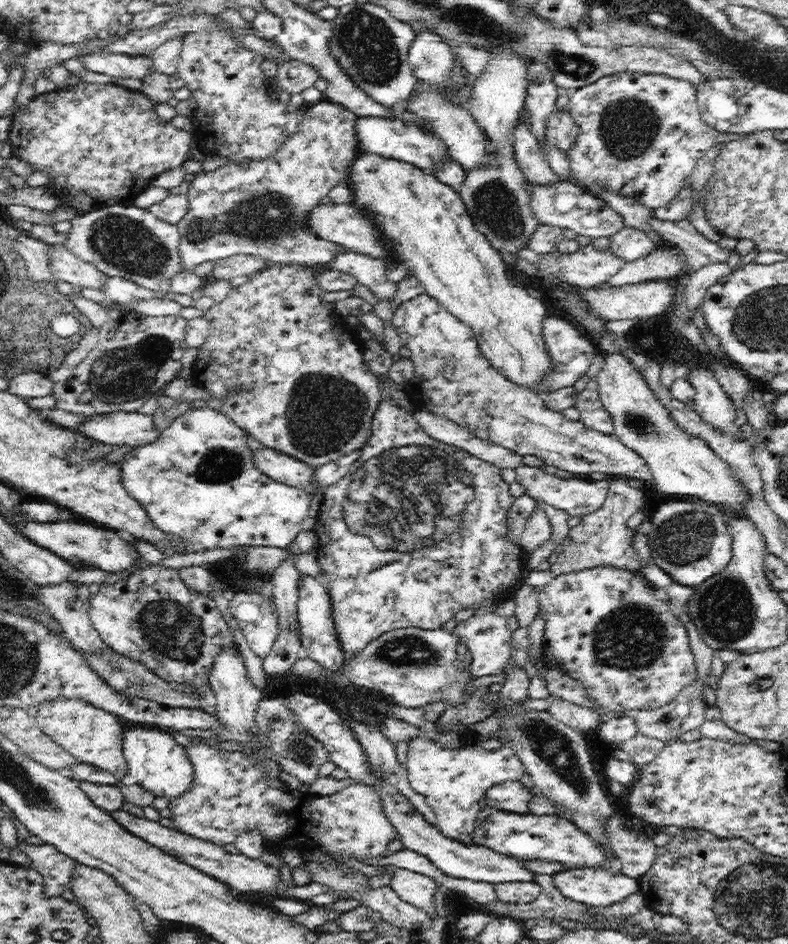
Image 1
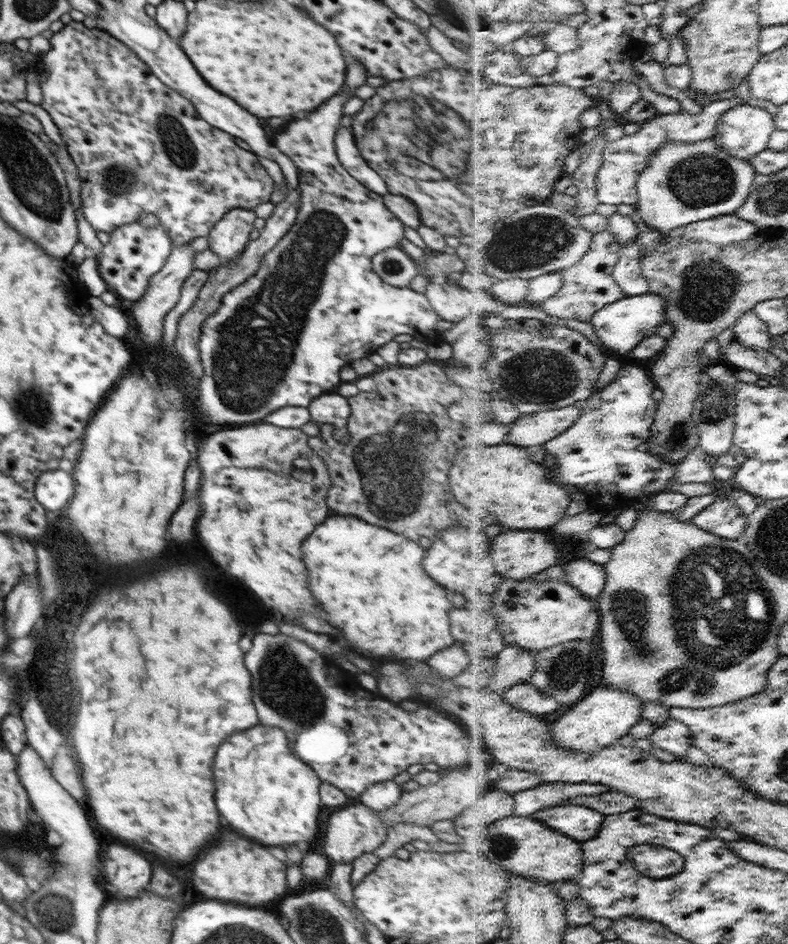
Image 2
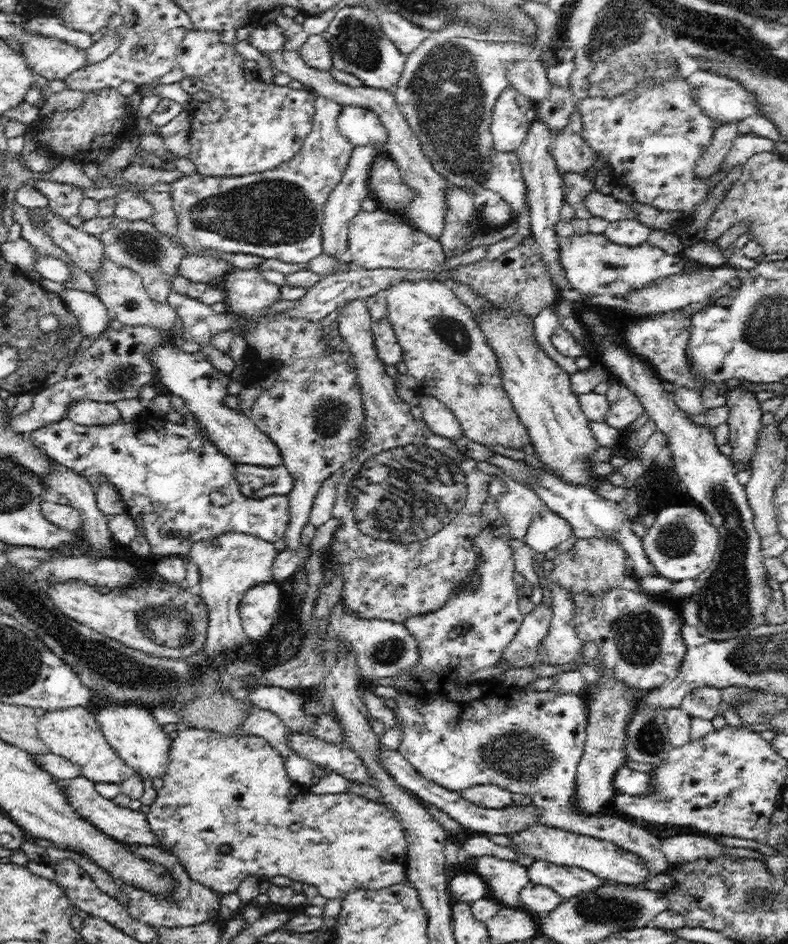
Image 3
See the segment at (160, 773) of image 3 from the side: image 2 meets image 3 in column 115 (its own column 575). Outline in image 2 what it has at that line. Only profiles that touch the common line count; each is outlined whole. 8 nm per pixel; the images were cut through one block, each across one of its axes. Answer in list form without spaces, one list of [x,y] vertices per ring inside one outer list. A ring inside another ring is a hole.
[[[600,685],[580,703],[562,715],[554,724],[554,739],[570,751],[596,751],[610,745],[616,745],[620,738],[630,735],[632,728],[642,720],[644,714],[642,698],[628,691],[614,687],[614,685]]]

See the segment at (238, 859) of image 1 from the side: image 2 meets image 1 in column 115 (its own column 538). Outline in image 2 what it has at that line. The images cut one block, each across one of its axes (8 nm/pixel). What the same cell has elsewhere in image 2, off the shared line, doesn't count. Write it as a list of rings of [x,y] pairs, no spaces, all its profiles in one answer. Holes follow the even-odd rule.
[[[572,802],[545,808],[534,814],[544,823],[583,842],[592,840],[601,833],[606,816],[594,807]]]

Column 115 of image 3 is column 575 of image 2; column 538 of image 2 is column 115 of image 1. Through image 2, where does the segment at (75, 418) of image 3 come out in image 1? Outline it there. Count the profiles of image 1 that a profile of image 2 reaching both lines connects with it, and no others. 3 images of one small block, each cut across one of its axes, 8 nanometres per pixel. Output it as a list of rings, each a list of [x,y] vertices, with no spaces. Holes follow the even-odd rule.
[[[116,412],[90,417],[78,430],[102,445],[142,448],[156,444],[164,430],[156,430],[152,415],[134,412]]]

